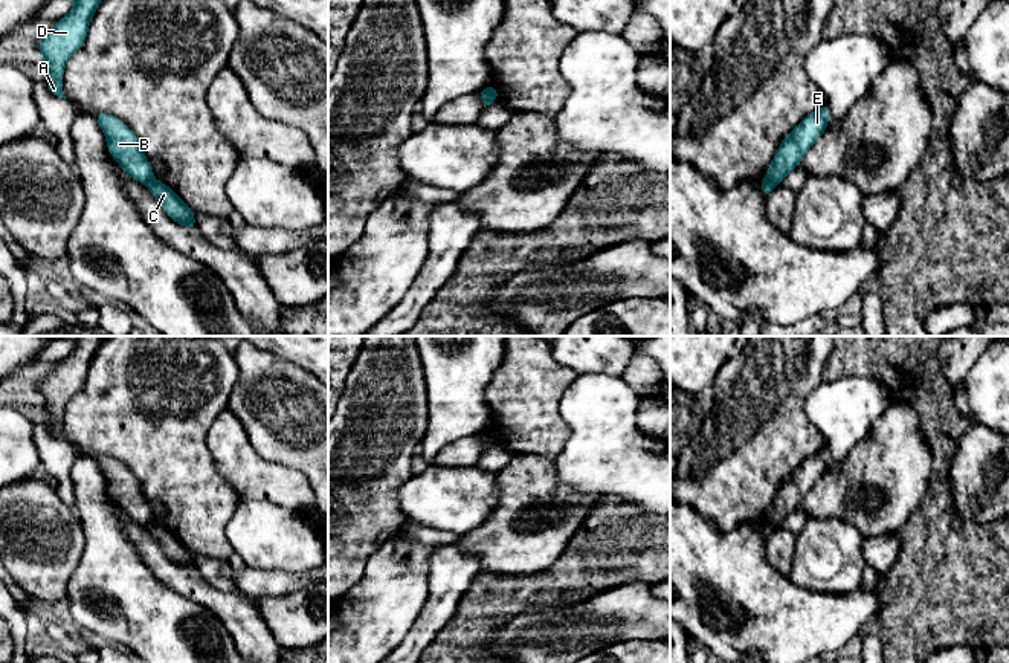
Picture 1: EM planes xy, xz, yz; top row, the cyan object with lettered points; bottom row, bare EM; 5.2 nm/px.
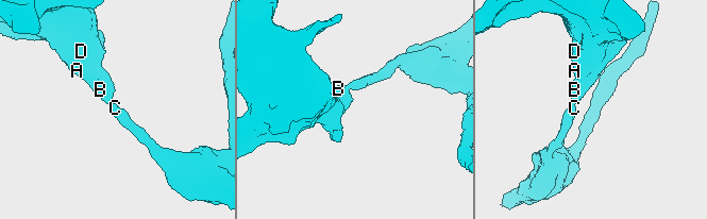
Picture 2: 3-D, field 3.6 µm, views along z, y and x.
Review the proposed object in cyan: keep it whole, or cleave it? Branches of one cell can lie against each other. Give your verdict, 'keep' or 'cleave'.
cleave

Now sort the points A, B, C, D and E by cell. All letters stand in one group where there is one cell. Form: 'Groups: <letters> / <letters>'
Groups: A B D E / C

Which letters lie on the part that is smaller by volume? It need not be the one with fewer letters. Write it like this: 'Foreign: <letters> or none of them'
Foreign: C

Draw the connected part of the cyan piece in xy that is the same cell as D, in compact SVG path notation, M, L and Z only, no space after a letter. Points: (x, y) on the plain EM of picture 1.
M46 336L50 339L70 339L75 342L72 353L58 362L50 374L38 382L43 394L41 405L50 414L47 431L52 437L64 440L63 414L66 403L84 386L89 367L105 336Z

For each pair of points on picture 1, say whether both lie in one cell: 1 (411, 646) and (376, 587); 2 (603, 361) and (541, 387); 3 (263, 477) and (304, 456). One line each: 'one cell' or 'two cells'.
1: two cells
2: two cells
3: two cells

